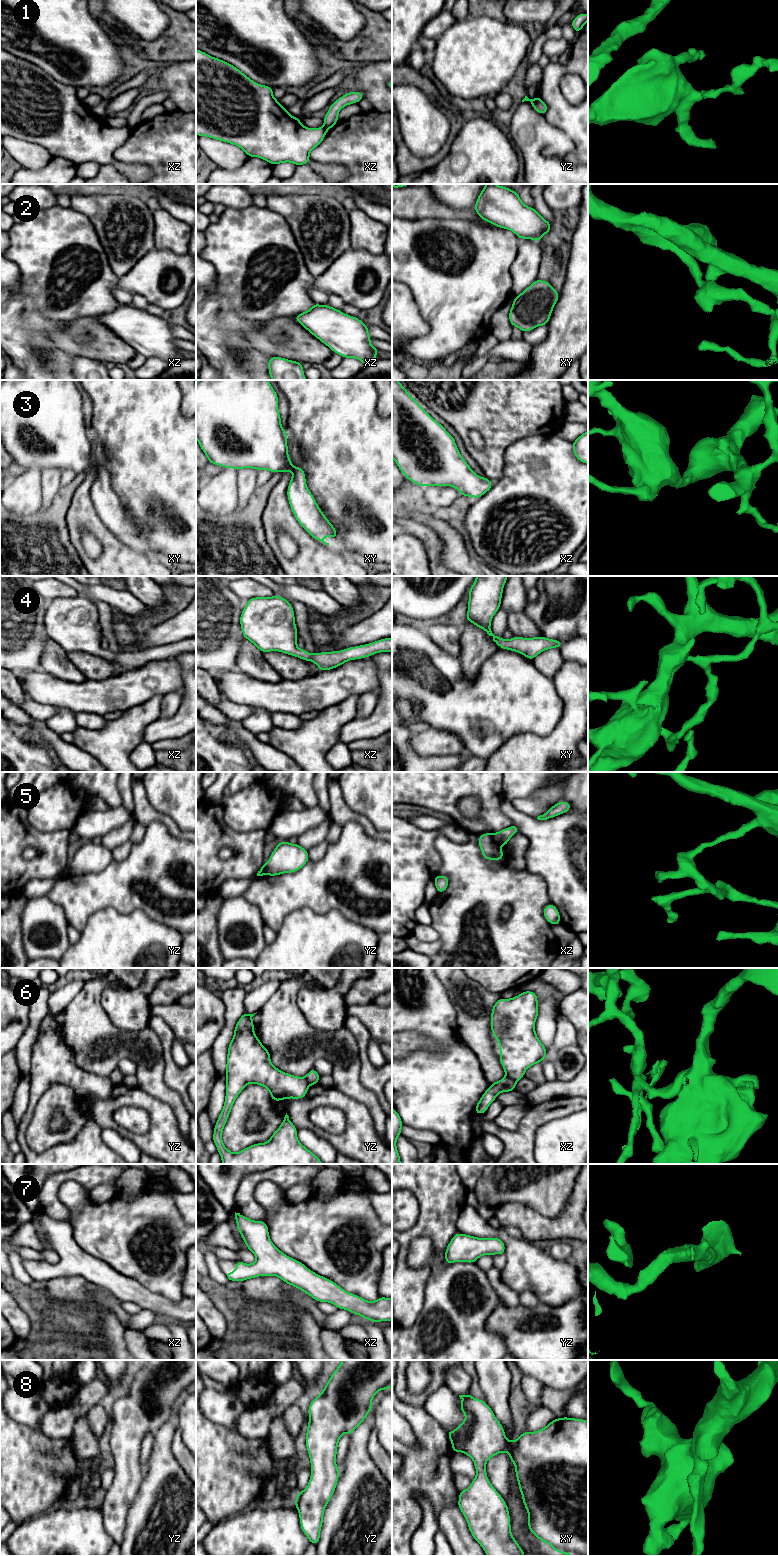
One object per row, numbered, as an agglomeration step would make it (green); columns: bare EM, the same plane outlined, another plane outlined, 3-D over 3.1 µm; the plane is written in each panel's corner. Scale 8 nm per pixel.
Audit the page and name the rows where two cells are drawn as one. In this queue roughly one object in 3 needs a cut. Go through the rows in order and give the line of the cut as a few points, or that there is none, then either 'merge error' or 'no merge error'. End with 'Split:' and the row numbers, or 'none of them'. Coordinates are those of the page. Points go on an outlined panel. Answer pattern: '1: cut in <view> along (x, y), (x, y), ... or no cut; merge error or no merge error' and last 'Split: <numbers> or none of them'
1: cut in xz along (323, 126), (327, 129); merge error
2: no cut; no merge error
3: no cut; no merge error
4: no cut; no merge error
5: cut in xz along (491, 834), (491, 837), (497, 844); merge error
6: cut in xz along (506, 1076), (516, 1081); merge error
7: no cut; no merge error
8: no cut; no merge error
Split: 1, 5, 6

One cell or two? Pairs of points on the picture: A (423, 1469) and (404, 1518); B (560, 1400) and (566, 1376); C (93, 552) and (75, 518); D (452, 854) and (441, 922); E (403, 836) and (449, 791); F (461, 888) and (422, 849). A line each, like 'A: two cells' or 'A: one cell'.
A: one cell
B: two cells
C: two cells
D: one cell
E: two cells
F: two cells

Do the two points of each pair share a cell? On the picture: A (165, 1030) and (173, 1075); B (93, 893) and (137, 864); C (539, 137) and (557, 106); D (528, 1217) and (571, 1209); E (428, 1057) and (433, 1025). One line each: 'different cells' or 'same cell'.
A: same cell
B: same cell
C: different cells
D: same cell
E: same cell

